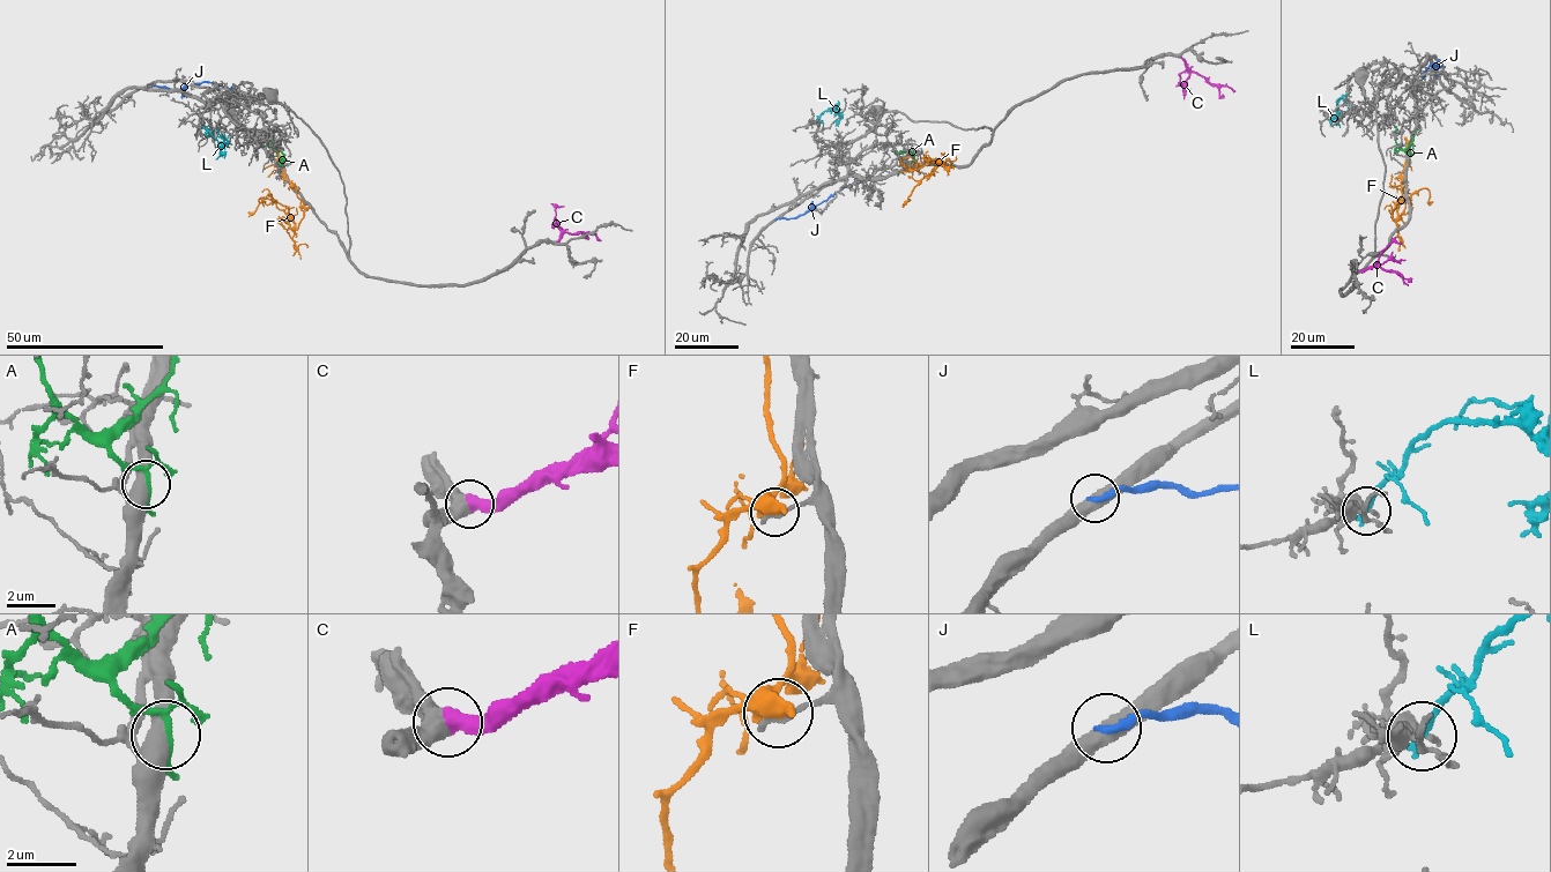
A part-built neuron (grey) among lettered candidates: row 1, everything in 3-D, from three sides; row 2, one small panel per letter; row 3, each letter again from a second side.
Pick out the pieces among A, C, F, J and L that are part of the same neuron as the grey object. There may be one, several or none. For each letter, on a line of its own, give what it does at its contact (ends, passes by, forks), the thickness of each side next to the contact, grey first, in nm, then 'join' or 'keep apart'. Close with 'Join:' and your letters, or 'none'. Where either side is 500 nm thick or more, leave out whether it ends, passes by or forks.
A: calibres 500 and 150 nm; keep apart
C: calibres 550 and 480 nm; join
F: it forks; calibres 200 and 400 nm; keep apart
J: it ends; calibres 480 and 240 nm; keep apart
L: it ends; calibres 160 and 200 nm; keep apart
Join: C

